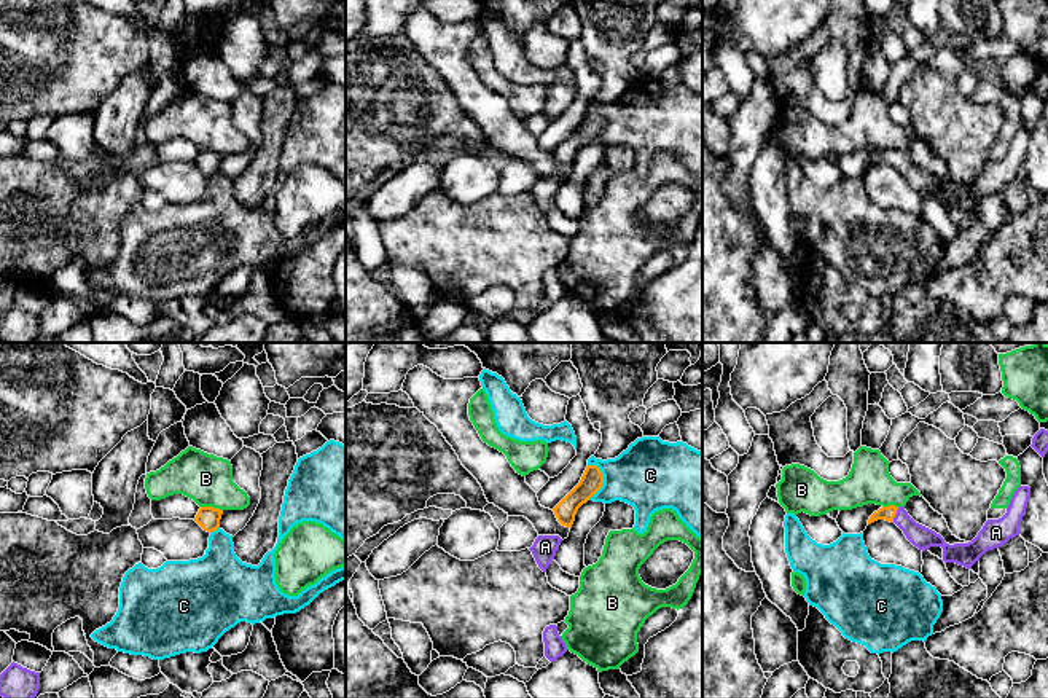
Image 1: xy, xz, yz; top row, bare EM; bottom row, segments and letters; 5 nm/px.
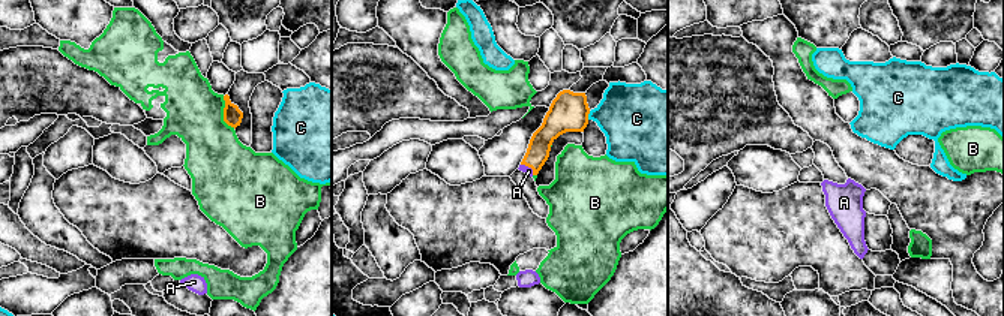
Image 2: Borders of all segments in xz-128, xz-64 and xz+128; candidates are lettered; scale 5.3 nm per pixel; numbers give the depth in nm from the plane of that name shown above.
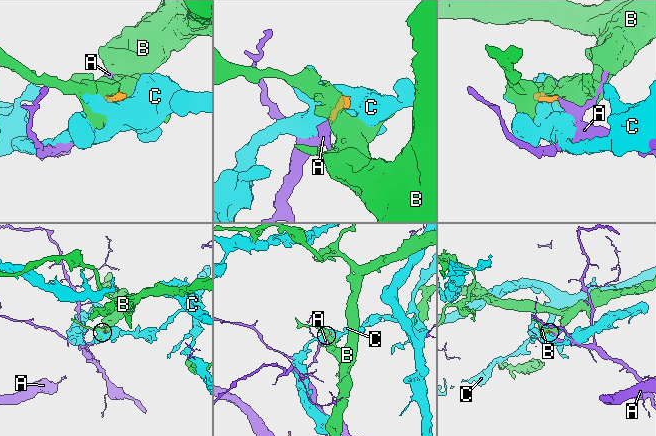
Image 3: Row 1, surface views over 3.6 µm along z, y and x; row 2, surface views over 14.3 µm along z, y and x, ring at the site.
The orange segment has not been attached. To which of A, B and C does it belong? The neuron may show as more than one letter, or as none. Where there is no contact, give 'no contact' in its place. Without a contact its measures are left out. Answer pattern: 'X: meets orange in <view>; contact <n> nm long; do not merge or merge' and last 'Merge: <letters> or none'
A: meets orange in yz; contact 90 nm long; merge
B: meets orange in xy; contact 110 nm long; do not merge
C: meets orange in xz; contact 190 nm long; do not merge
Merge: A

